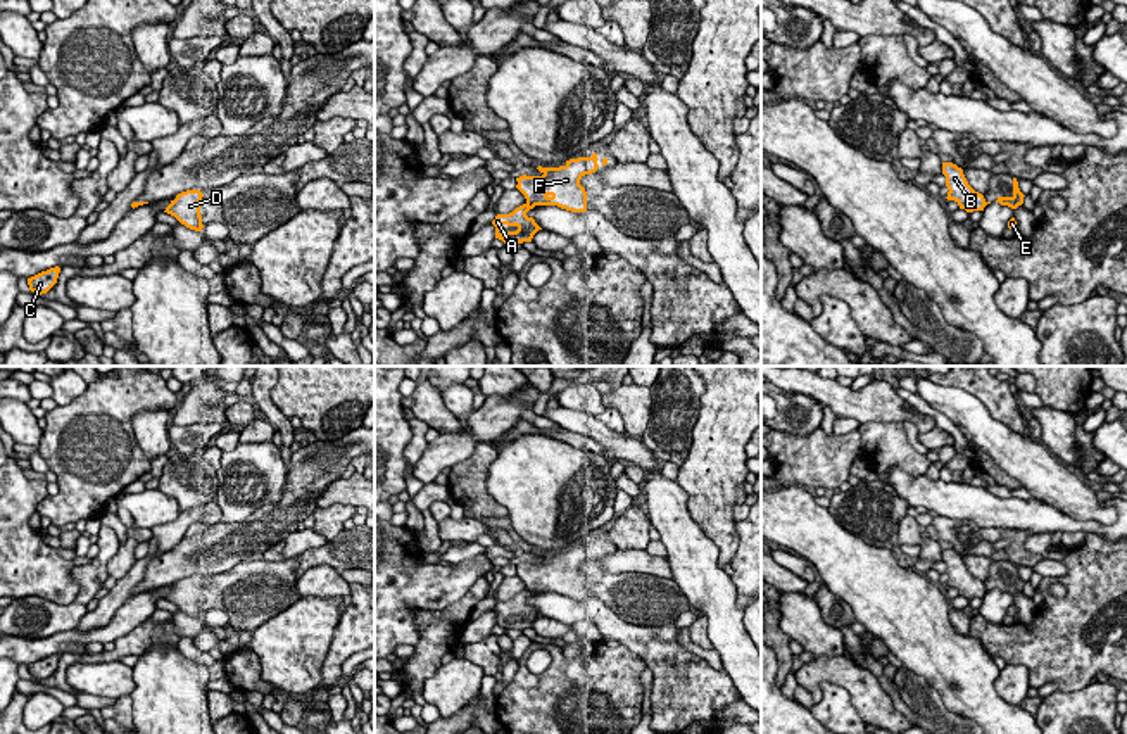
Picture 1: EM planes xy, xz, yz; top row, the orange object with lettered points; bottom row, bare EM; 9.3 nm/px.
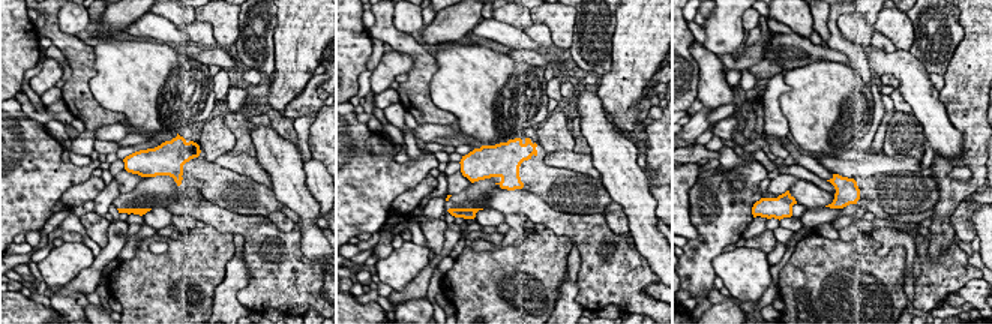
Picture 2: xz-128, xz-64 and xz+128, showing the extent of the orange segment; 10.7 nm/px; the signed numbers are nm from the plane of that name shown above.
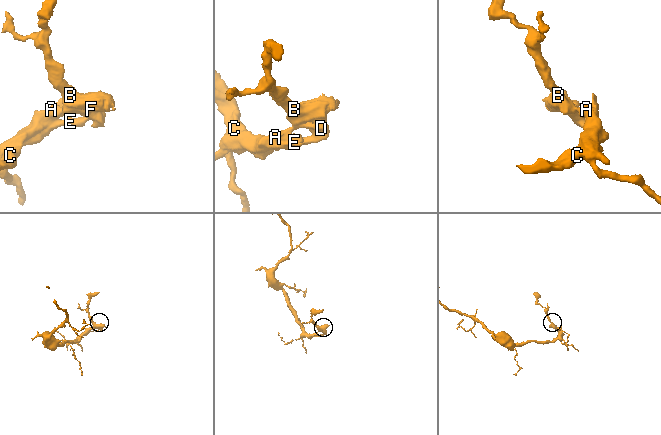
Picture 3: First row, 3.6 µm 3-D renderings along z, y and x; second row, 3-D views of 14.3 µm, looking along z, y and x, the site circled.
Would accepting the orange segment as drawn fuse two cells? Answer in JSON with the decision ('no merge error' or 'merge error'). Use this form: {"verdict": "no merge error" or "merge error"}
{"verdict": "merge error"}

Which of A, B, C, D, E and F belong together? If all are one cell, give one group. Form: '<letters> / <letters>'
A C / B D E F

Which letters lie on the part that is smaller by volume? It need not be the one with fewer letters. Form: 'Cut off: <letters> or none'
Cut off: B, D, E, F

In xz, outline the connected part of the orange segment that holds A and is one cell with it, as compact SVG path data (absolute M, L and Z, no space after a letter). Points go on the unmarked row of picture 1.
M523 591L509 601L497 601L492 611L495 613L495 625L506 629L532 629L533 622L542 617L526 599L535 592Z

